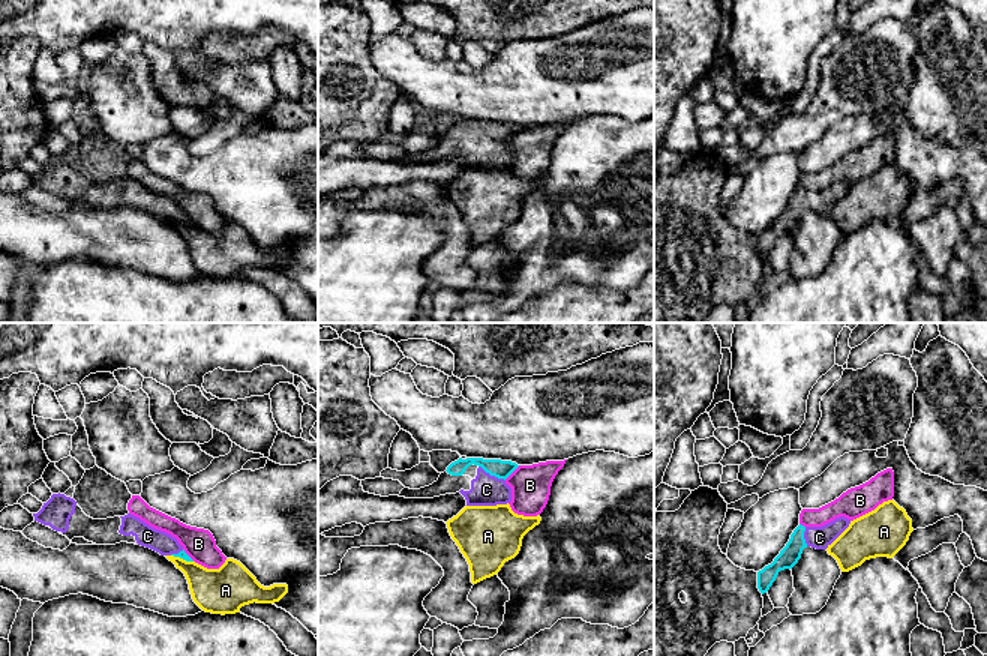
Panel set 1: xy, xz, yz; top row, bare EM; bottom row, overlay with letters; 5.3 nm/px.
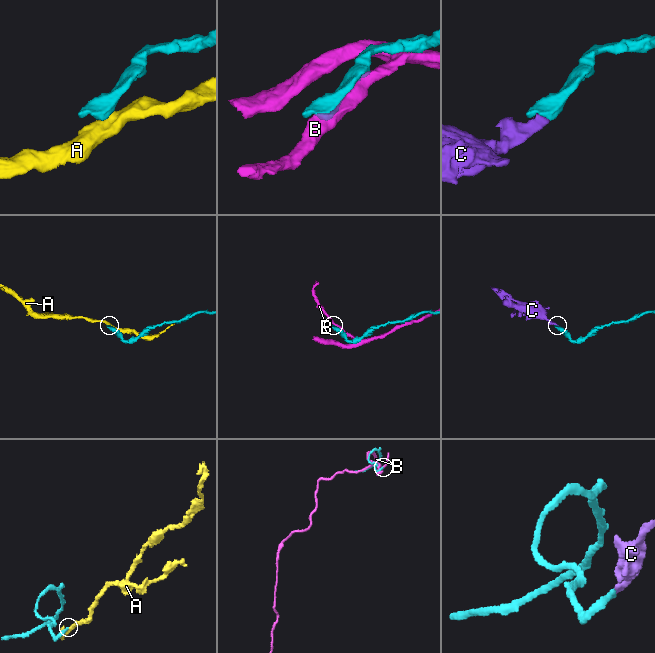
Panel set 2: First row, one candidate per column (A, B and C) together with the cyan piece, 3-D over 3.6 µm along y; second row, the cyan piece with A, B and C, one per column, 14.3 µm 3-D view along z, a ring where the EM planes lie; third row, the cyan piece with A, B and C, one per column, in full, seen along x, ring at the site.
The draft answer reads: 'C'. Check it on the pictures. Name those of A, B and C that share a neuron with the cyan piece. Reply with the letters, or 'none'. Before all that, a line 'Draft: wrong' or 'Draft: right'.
Draft: right
C

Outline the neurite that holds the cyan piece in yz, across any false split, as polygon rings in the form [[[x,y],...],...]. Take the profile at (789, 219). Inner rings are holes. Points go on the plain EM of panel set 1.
[[[840,180],[822,191],[798,189],[789,206],[774,225],[758,236],[758,252],[764,258],[770,254],[780,234],[792,233],[807,210],[826,213],[850,188],[850,183]]]

